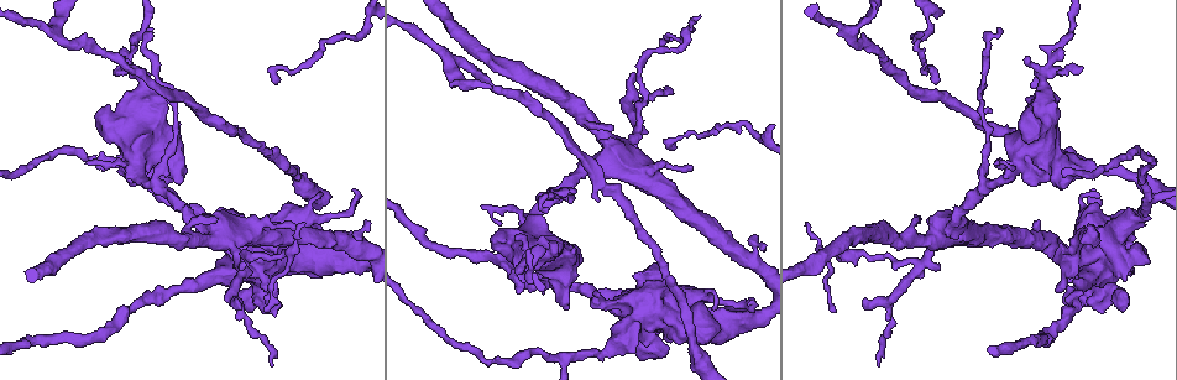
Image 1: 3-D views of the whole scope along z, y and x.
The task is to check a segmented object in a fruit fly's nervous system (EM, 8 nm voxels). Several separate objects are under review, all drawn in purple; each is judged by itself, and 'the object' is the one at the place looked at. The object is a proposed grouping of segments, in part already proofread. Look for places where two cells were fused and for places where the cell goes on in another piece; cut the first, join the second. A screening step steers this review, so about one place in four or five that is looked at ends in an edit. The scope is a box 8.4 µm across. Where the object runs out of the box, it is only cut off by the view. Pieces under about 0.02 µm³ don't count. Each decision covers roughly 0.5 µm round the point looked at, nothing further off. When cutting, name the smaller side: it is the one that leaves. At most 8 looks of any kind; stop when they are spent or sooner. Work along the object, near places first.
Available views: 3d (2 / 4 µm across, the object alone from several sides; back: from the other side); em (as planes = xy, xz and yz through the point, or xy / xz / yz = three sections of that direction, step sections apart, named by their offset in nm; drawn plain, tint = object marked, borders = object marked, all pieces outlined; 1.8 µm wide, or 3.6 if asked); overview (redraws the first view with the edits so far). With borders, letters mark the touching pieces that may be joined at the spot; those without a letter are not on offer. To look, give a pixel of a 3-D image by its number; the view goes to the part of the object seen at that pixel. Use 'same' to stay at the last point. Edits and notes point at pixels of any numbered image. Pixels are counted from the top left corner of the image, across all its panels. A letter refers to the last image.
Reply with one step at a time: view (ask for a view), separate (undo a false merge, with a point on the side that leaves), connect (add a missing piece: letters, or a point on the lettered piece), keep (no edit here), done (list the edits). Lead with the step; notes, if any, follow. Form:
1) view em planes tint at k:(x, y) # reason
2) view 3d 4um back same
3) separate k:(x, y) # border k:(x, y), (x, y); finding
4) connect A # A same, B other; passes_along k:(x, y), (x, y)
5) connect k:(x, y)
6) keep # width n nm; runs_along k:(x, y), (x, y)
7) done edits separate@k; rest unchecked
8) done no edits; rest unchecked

view 3d 2um at 1:(1031, 184) # branch stops here

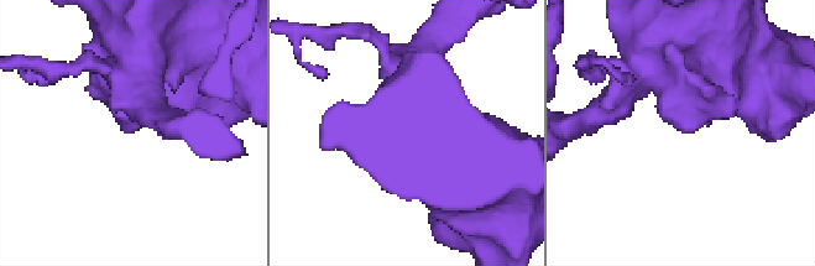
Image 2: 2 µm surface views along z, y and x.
view em yz step 16 borders at 2:(123, 128)

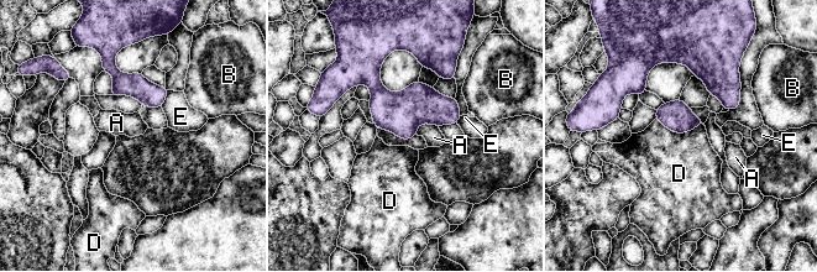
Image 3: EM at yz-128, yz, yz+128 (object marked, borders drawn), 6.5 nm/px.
view em planes borders same

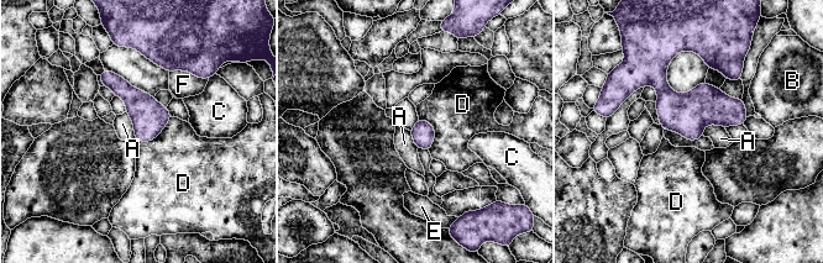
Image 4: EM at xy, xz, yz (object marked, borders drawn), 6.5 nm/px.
keep # A other, B other, C other, D other, E other, F other; border 4:(724, 126), (706, 125), (702, 135); no lettered piece goes on from it

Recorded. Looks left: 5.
view 3d 4um at 1:(228, 233) # four or more arms meet

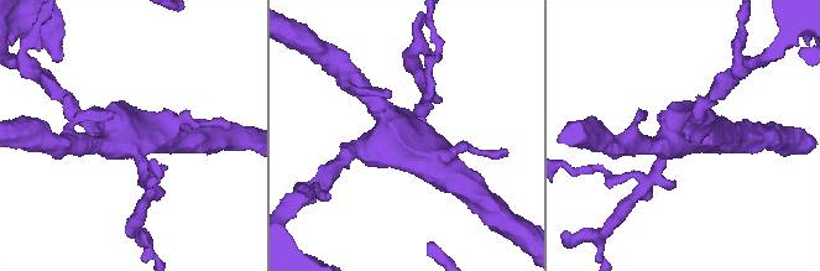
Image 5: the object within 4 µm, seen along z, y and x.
view em 3.6um planes borders at 5:(693, 134)

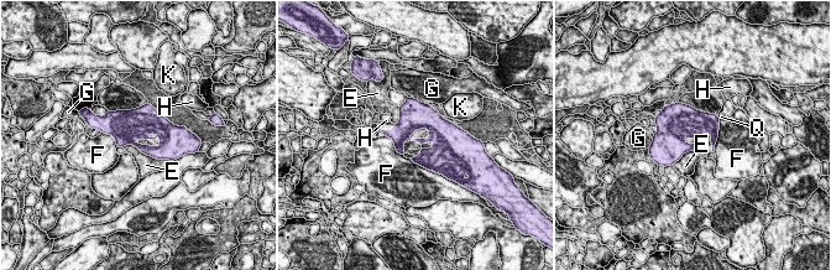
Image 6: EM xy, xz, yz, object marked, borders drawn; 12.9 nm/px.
keep # width 190 nm; E other, F other, G other, H other, K other, Q other; border 6:(123, 146), (136, 146), (170, 161); one cell here

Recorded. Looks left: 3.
view 3d 4um at 1:(1045, 86) # calibre changes

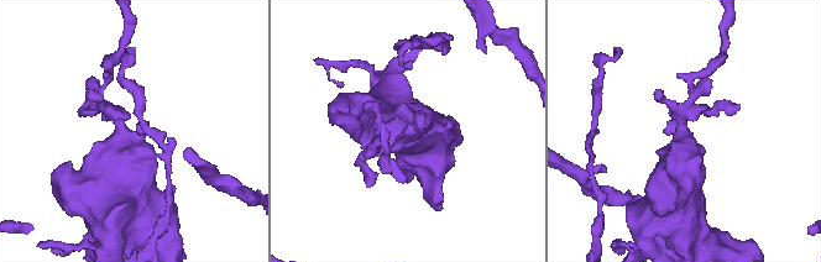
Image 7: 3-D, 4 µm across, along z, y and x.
view em 3.6um xz step 16 tint at 7:(683, 129)

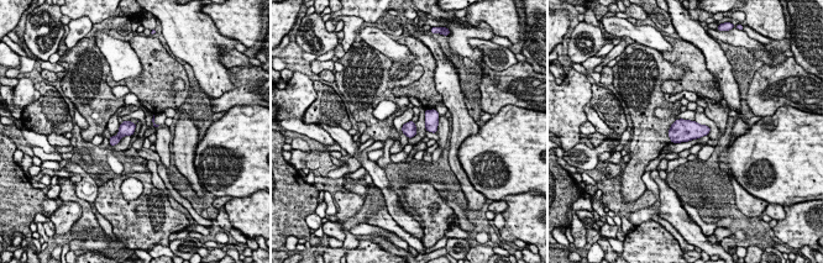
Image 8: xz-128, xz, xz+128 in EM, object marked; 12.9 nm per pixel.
view em 3.6um xz step 16 borders same # see the neighbours

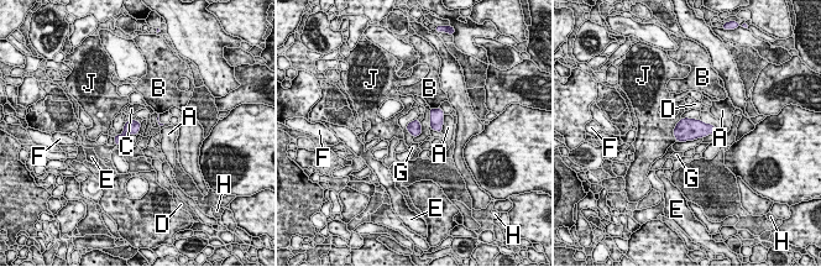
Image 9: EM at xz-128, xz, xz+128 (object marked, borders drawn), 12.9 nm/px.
keep # width 190 nm; A other, B other, C other, D other, E other, F other, G other, H other, J other; border 9:(144, 120), (136, 134); continuous, no second cell

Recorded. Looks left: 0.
done no edits; rest unchecked

